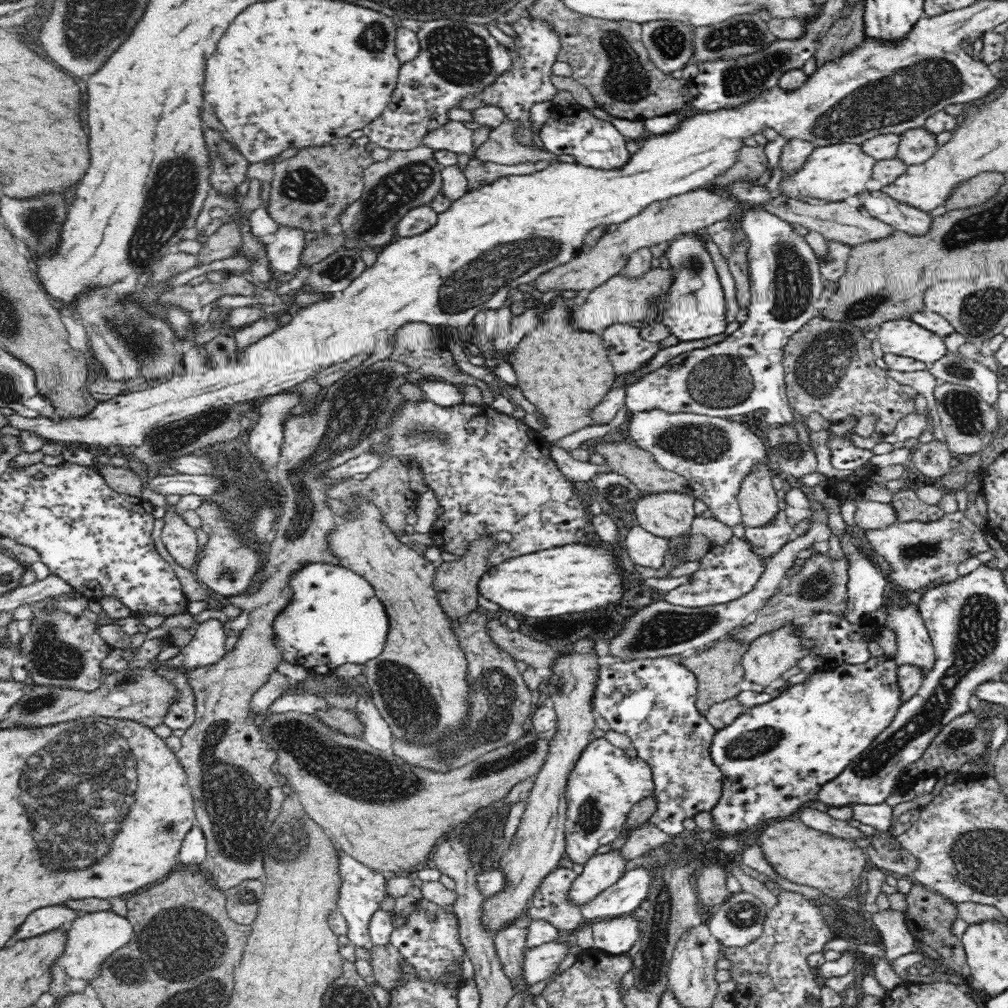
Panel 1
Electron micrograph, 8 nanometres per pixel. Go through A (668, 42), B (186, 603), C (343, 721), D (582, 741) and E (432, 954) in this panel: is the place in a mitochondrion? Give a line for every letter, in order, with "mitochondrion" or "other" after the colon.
A: mitochondrion
B: other
C: mitochondrion
D: other
E: other

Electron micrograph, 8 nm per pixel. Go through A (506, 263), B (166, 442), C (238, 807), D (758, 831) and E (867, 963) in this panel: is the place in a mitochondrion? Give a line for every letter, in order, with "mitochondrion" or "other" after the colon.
A: mitochondrion
B: mitochondrion
C: mitochondrion
D: other
E: other

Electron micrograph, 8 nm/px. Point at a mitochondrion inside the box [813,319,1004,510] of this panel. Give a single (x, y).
(962, 409)

